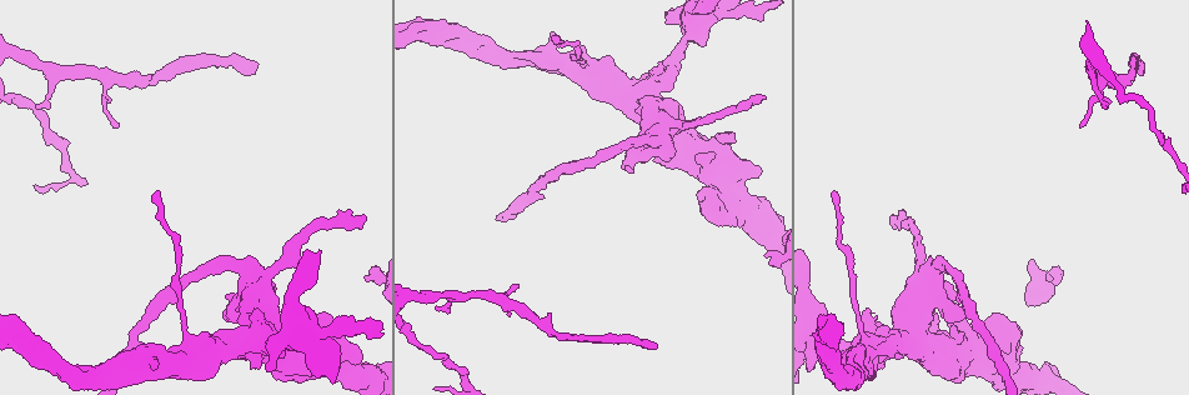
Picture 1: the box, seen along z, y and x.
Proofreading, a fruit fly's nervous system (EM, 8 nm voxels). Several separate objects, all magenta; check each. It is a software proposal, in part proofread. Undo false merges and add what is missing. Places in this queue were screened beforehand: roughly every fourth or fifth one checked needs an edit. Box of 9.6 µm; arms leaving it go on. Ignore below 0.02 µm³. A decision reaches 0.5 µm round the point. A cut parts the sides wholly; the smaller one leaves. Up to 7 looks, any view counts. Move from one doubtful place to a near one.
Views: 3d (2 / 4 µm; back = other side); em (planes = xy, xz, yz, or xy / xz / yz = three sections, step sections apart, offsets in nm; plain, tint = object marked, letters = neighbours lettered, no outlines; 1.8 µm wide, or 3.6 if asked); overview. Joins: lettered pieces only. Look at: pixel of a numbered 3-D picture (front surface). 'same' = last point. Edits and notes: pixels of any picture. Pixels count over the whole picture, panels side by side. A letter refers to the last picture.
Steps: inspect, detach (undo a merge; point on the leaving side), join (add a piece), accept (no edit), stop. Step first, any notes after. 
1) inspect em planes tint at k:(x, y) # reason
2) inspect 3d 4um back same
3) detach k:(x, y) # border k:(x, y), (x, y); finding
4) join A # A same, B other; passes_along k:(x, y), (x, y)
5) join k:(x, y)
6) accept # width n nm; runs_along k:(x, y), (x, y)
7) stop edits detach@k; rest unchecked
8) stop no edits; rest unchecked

inspect 3d 2um back at 1:(768, 255) # free end

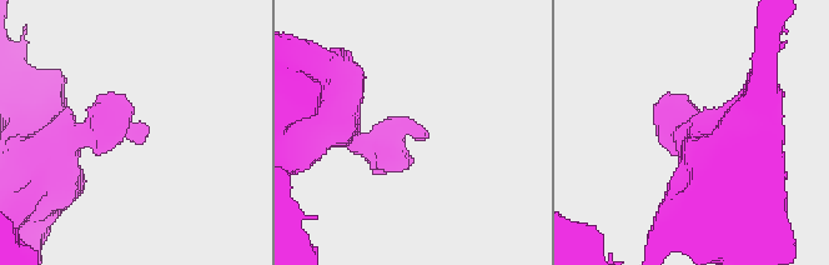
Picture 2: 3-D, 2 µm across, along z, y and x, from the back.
inspect em planes letters at 2:(149, 129) # shape alone is not enough

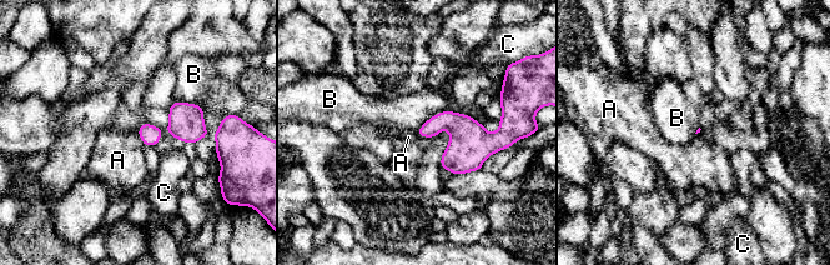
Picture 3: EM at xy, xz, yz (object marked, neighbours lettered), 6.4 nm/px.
accept # A other, B other, C other; border 3:(447, 109), (429, 116), (416, 130); none of them fits

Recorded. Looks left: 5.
inspect em xy step 4 plain at 1:(657, 347) # end of a long branch

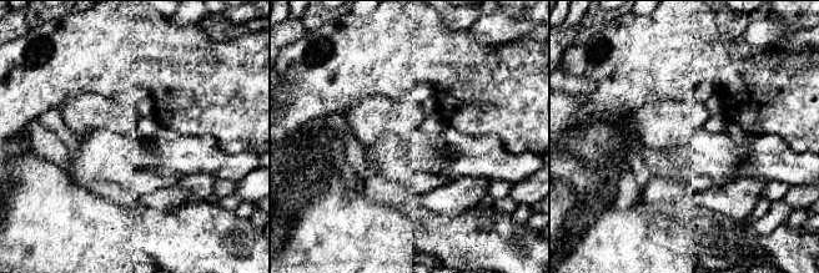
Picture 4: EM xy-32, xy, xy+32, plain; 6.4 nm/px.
inspect em xy step 4 letters same

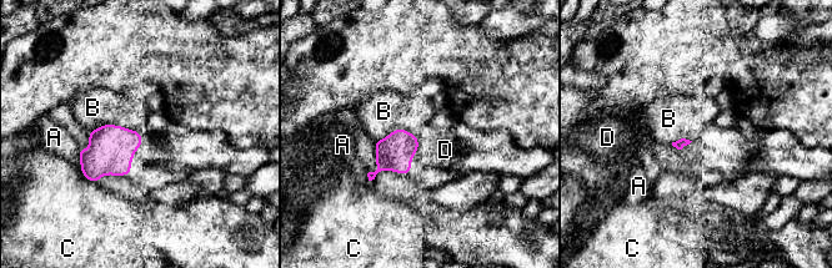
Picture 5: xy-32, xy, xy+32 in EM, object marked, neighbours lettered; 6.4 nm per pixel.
accept # A other, B other, C other, D other; border 5:(138, 130), (100, 125), (88, 132); none of them fits

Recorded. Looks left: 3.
inspect em yz step 4 tint at 1:(428, 23) # stops while still wide

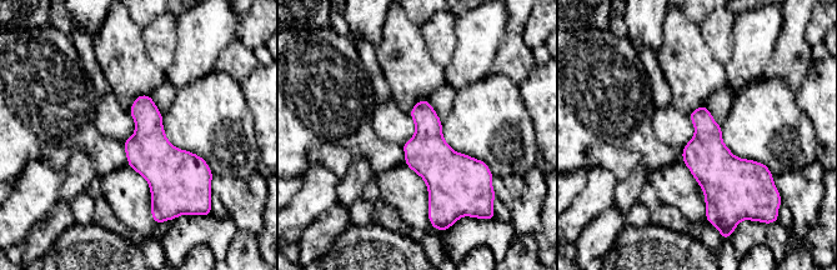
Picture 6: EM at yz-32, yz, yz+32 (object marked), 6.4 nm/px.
inspect em planes letters same

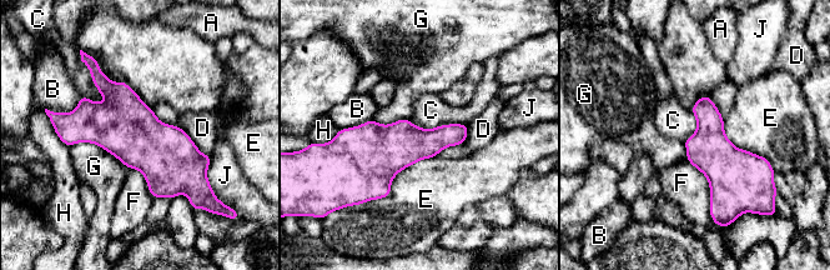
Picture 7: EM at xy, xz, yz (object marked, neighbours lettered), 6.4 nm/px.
accept # A other, B other, C other, D other, E other, F other, G other, H other, J other; border 7:(86, 65), (104, 103); none of them fits

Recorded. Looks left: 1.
stop no edits; rest unchecked

